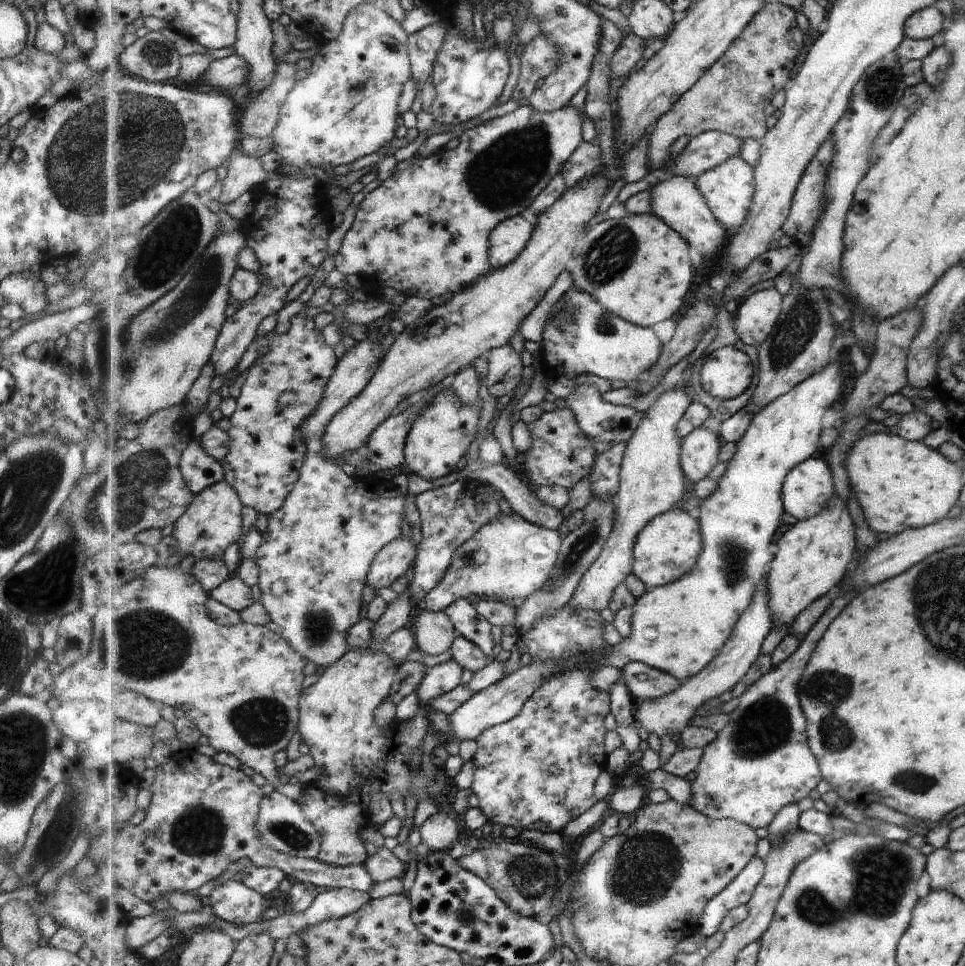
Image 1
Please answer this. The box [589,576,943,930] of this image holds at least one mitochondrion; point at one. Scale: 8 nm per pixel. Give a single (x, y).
(884, 874)

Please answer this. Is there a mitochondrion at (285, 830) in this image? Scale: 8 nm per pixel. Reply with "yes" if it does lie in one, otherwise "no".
yes

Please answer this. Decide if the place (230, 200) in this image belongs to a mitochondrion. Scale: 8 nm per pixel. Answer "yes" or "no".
no

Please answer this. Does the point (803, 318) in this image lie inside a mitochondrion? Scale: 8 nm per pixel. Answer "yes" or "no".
yes

